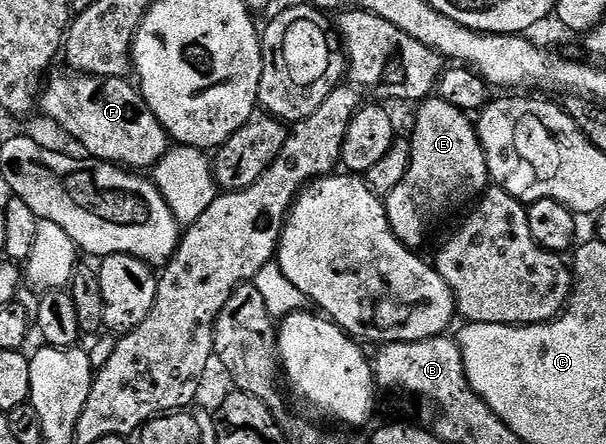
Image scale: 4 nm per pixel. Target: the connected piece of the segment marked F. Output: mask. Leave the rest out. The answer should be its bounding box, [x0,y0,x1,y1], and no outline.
[41,69,169,169]

